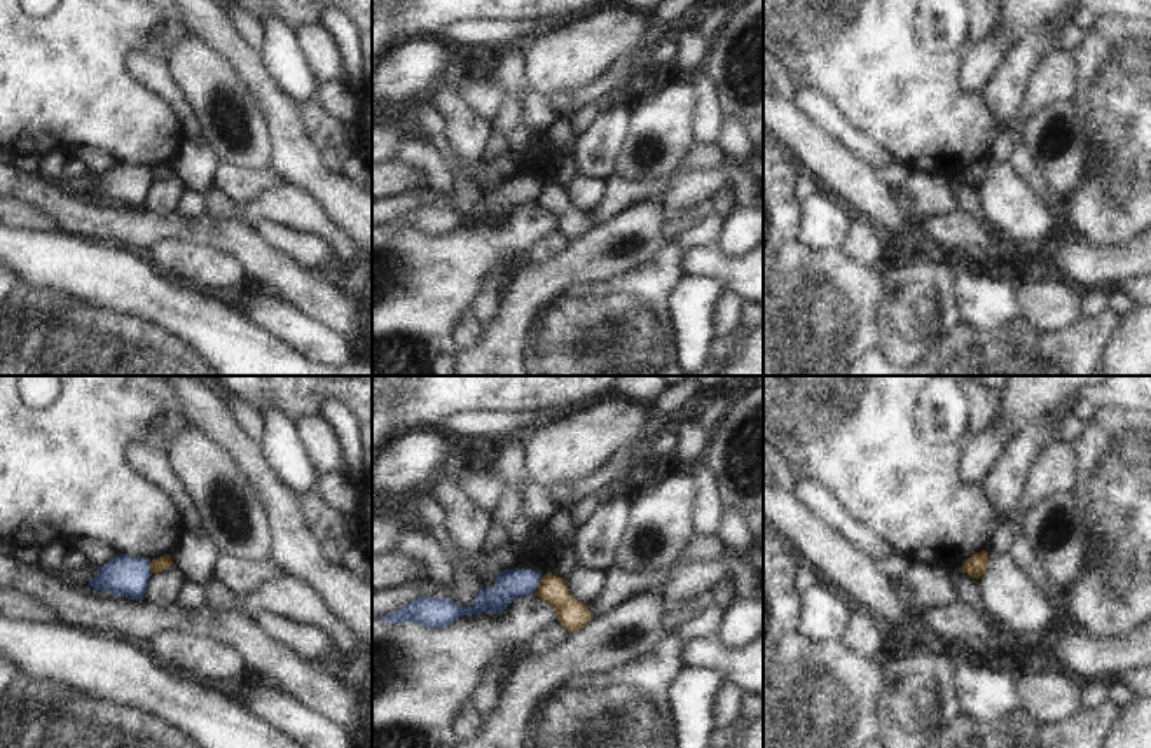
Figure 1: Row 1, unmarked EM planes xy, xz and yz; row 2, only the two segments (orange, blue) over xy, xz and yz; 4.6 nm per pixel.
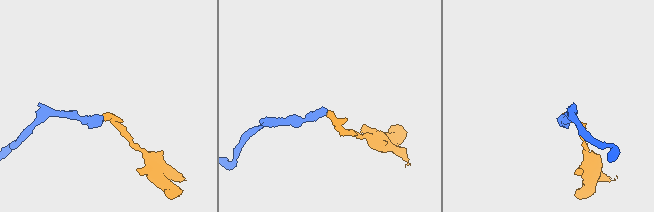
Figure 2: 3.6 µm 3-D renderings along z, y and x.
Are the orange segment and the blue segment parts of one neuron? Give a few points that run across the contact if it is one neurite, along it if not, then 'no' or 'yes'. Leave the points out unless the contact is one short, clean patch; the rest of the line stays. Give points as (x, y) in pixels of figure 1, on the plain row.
line xz (544, 184), (535, 201); no

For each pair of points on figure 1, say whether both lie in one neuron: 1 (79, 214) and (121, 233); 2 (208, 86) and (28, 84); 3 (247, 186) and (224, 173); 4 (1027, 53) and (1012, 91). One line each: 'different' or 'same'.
1: same
2: different
3: same
4: same

